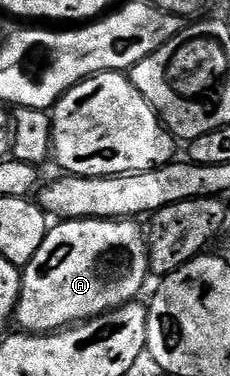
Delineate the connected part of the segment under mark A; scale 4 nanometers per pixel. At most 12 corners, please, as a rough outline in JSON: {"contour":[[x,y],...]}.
{"contour":[[73,218],[23,267],[16,322],[54,334],[137,301],[145,227]]}

